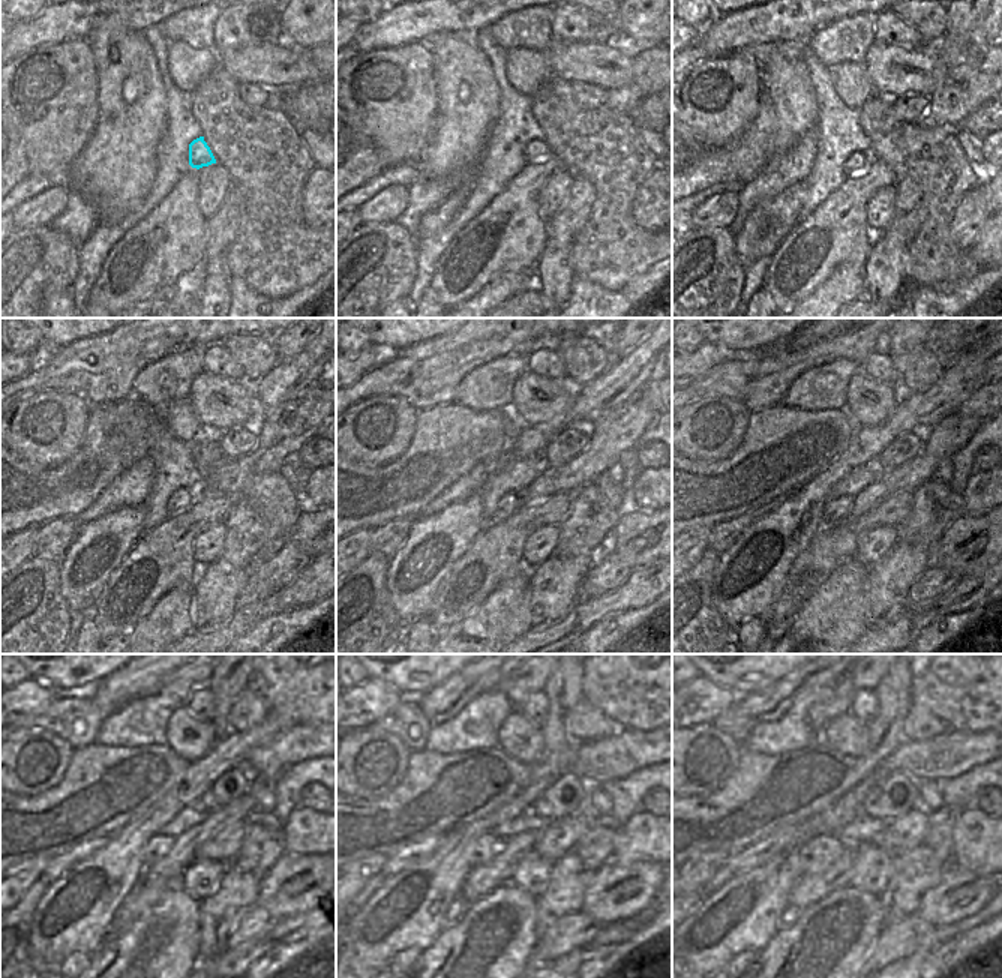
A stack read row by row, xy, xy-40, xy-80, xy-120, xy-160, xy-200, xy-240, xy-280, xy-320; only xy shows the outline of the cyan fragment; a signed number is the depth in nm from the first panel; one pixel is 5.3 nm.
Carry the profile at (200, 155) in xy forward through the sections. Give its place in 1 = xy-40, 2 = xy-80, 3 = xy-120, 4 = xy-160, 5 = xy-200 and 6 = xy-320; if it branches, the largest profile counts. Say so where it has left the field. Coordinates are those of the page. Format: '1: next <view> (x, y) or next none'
1: next xy-40 (537, 150)
2: next xy-80 (855, 164)
3: next xy-120 (182, 498)
4: next xy-160 (509, 504)
5: next xy-200 (836, 510)
6: next xy-320 (818, 854)

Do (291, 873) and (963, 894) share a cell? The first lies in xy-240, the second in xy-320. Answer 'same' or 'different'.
same

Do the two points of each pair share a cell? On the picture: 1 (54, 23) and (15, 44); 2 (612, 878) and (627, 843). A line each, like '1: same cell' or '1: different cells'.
1: same cell
2: different cells

